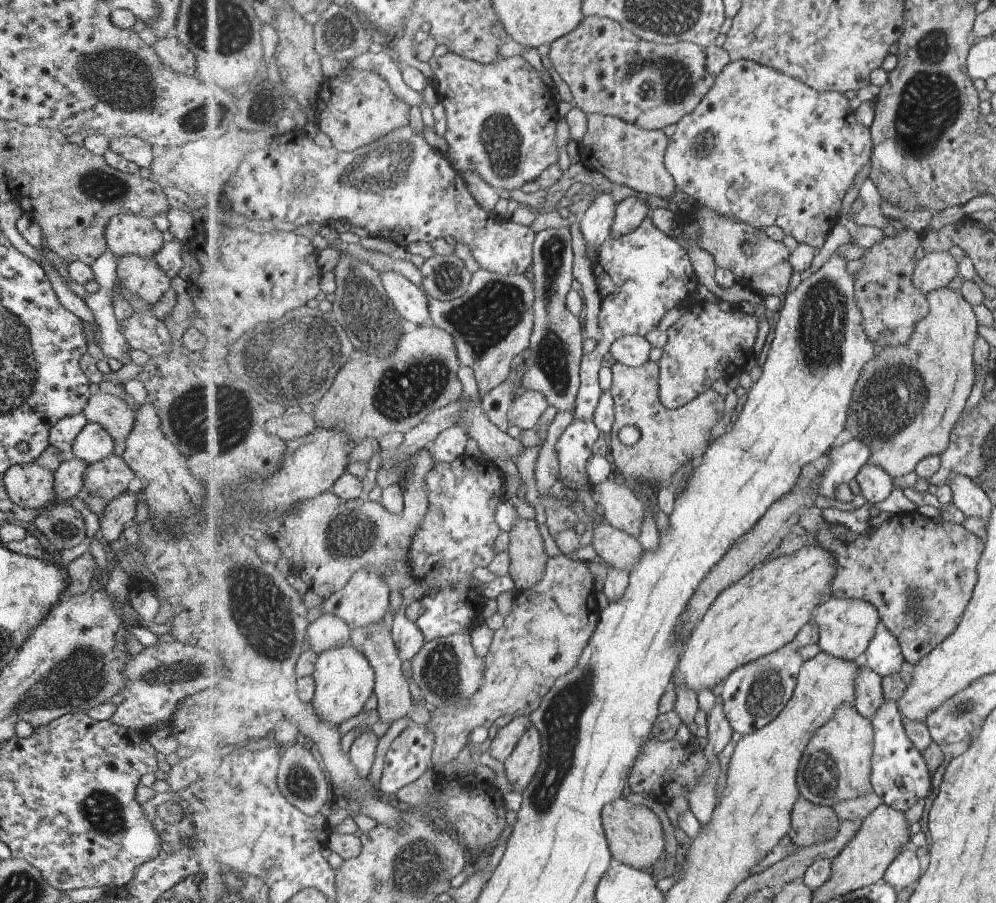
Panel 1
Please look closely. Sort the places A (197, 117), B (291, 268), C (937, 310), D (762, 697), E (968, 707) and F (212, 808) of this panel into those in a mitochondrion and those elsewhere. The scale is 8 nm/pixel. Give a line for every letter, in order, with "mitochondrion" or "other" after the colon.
A: mitochondrion
B: other
C: other
D: mitochondrion
E: mitochondrion
F: other

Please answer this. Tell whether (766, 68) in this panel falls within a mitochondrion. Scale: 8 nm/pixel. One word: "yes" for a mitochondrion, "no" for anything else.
no

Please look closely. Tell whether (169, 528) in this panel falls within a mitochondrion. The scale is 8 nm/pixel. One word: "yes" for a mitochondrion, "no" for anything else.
no

